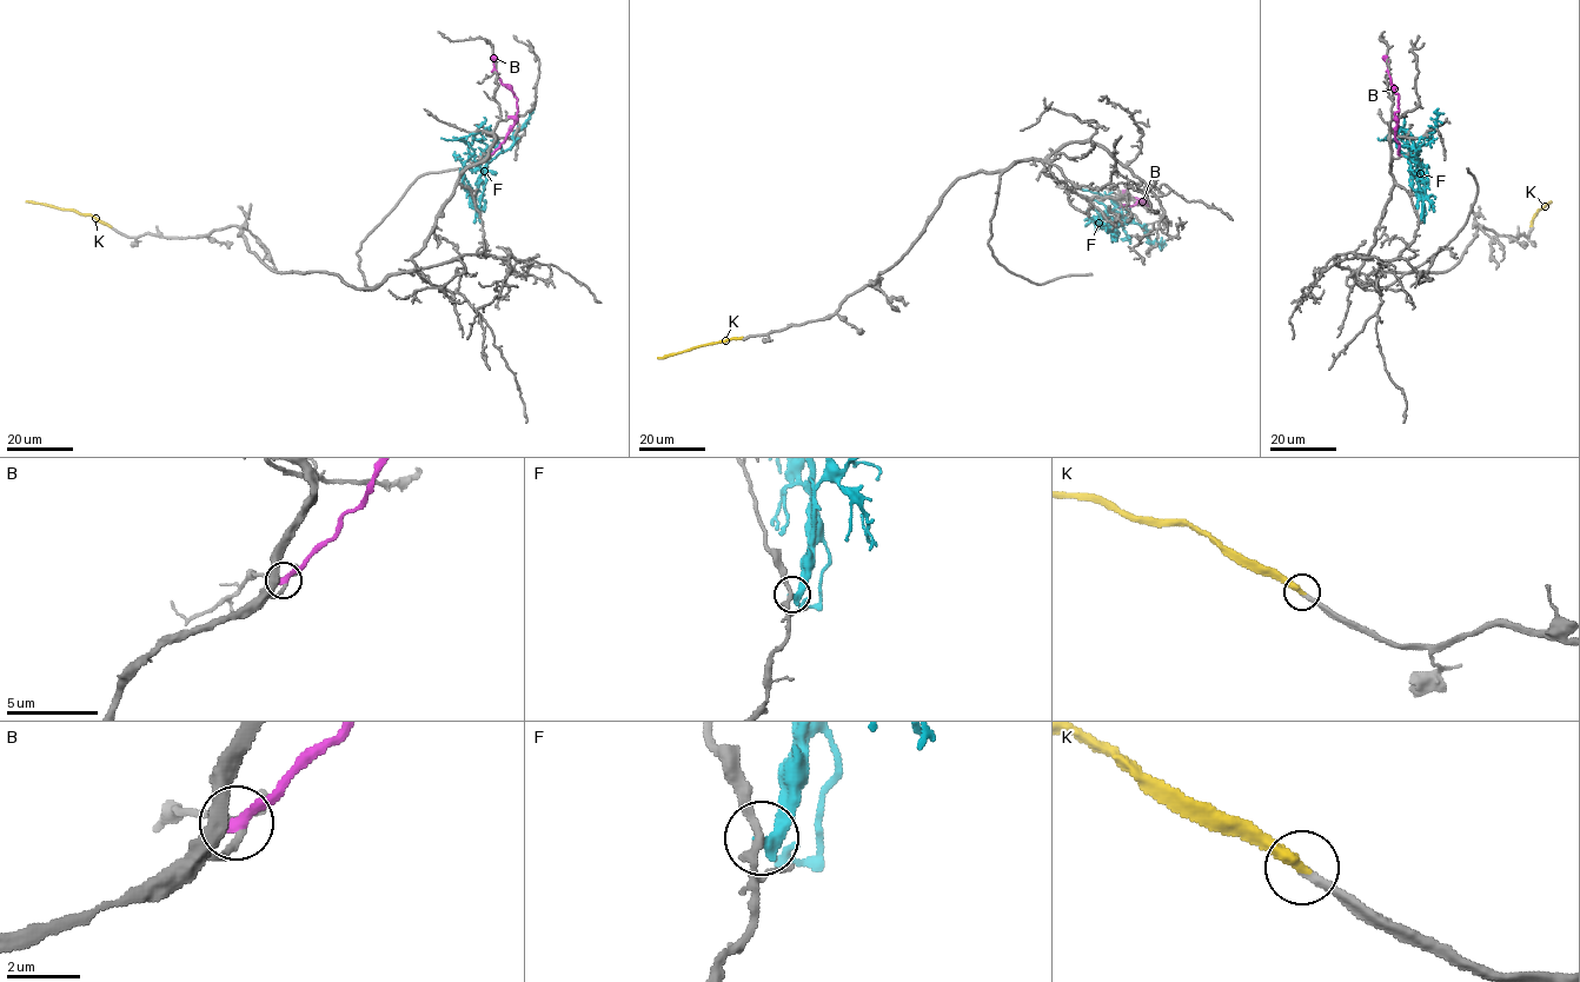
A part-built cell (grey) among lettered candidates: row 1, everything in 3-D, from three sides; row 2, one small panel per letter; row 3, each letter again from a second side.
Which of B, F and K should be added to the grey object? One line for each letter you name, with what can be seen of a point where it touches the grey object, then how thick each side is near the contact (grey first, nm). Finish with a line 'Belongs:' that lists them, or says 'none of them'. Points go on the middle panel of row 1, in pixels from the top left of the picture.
Belongs: none of them

